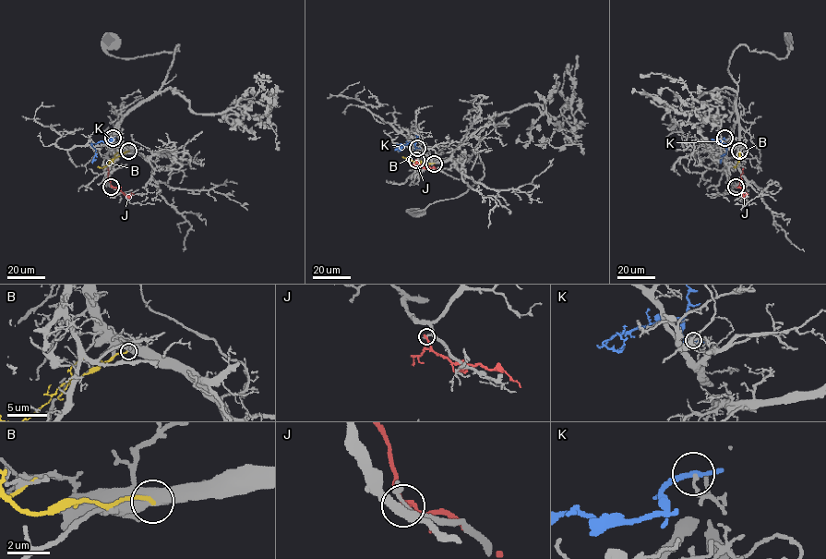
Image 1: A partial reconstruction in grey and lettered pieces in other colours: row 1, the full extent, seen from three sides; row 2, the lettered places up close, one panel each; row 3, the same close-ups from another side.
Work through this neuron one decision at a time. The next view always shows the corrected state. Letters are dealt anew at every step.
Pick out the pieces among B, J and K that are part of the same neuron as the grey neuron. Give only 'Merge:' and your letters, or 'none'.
Merge: none

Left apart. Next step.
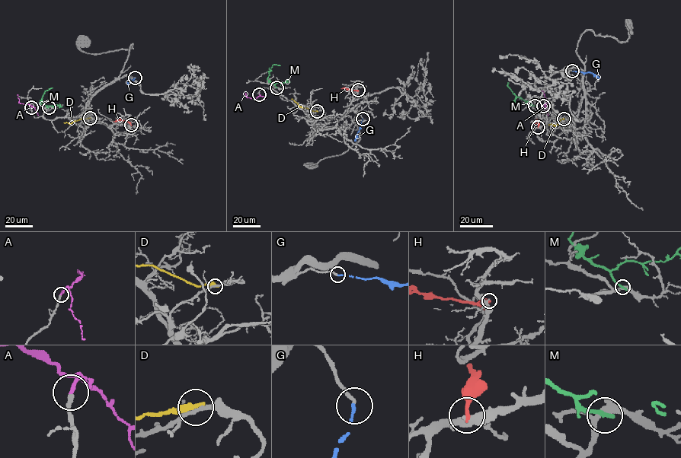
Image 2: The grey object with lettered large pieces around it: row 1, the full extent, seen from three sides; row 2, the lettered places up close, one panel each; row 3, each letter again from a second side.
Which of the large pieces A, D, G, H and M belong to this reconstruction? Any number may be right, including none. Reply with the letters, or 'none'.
A, G

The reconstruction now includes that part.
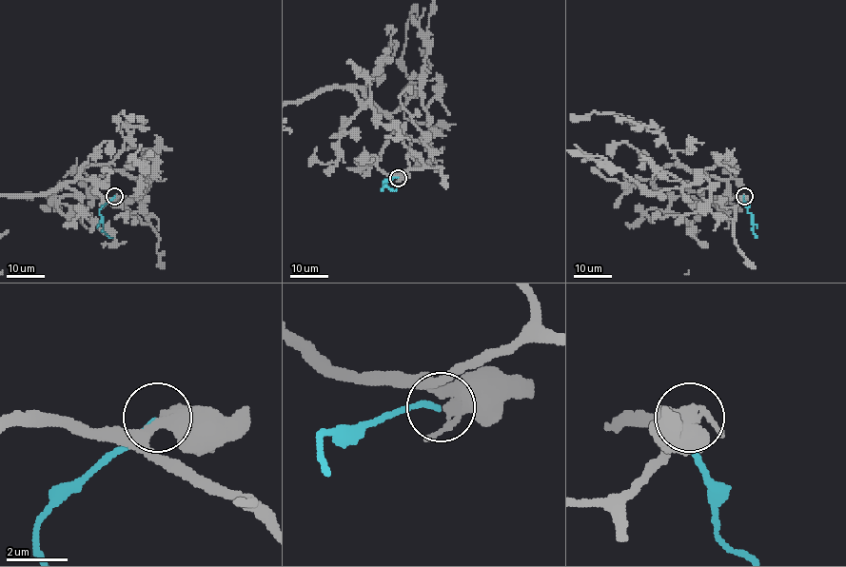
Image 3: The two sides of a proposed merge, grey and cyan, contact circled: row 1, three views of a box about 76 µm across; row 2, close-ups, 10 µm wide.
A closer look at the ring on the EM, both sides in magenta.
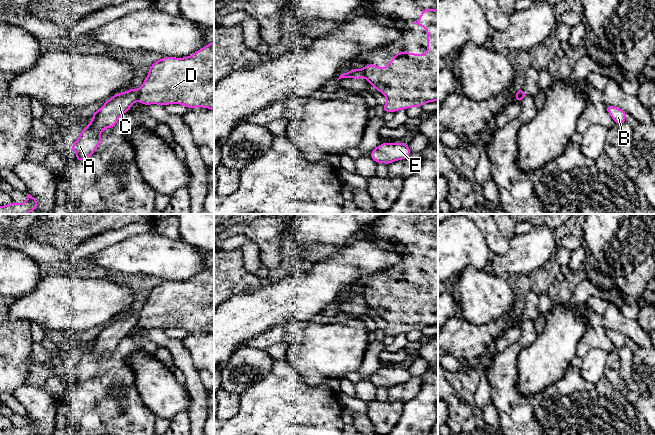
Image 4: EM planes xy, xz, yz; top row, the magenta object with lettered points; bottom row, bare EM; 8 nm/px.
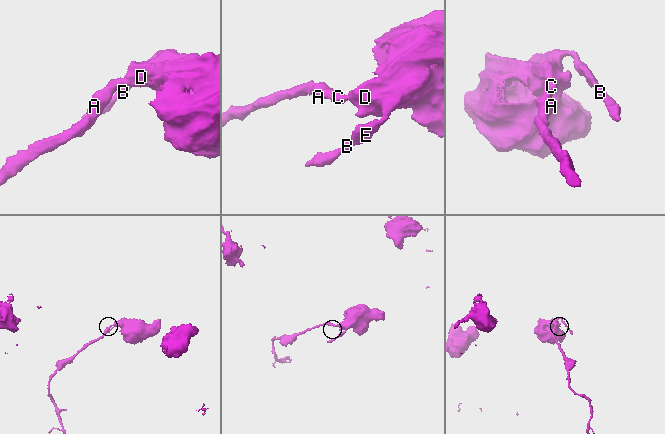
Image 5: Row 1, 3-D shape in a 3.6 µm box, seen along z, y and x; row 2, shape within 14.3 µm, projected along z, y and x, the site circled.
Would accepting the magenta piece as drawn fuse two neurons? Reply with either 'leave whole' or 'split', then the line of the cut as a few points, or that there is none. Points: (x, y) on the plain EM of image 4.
split | xy (137, 314), (138, 323)

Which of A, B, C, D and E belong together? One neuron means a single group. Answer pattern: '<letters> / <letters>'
A C / B D E

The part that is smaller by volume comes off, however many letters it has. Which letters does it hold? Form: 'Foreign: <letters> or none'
Foreign: A, C

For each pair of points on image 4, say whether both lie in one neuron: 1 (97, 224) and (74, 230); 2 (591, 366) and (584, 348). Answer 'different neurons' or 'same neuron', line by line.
1: same neuron
2: different neurons

